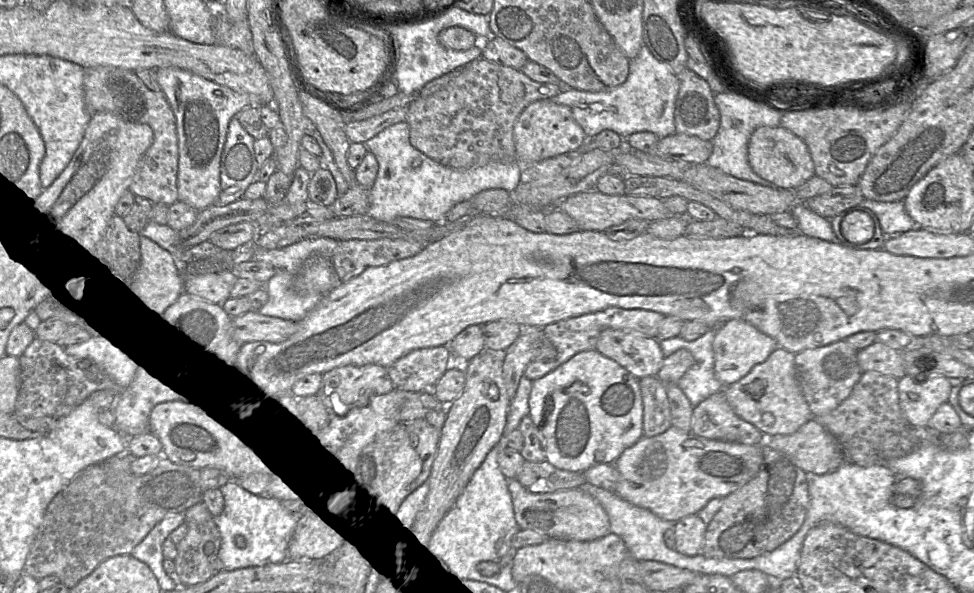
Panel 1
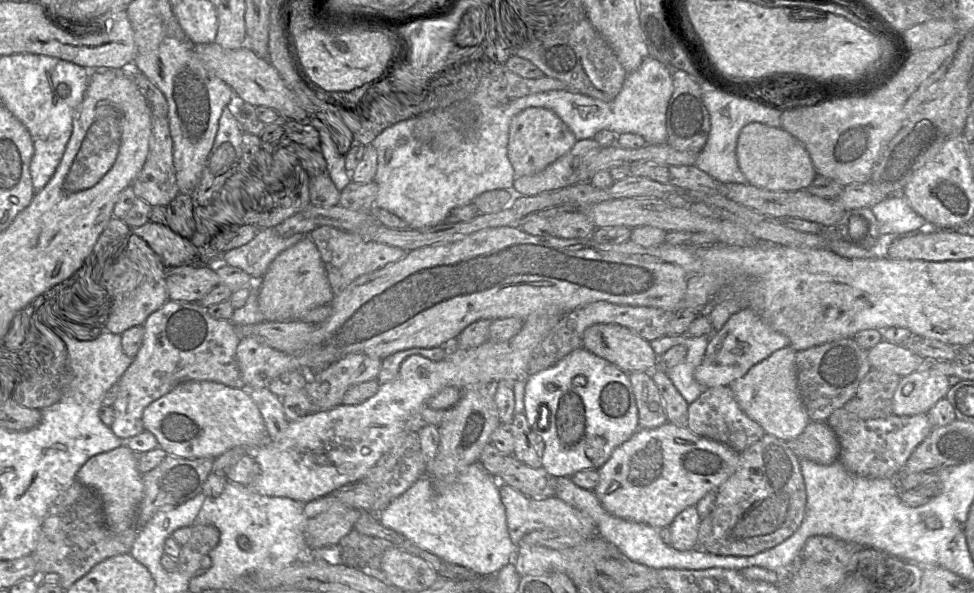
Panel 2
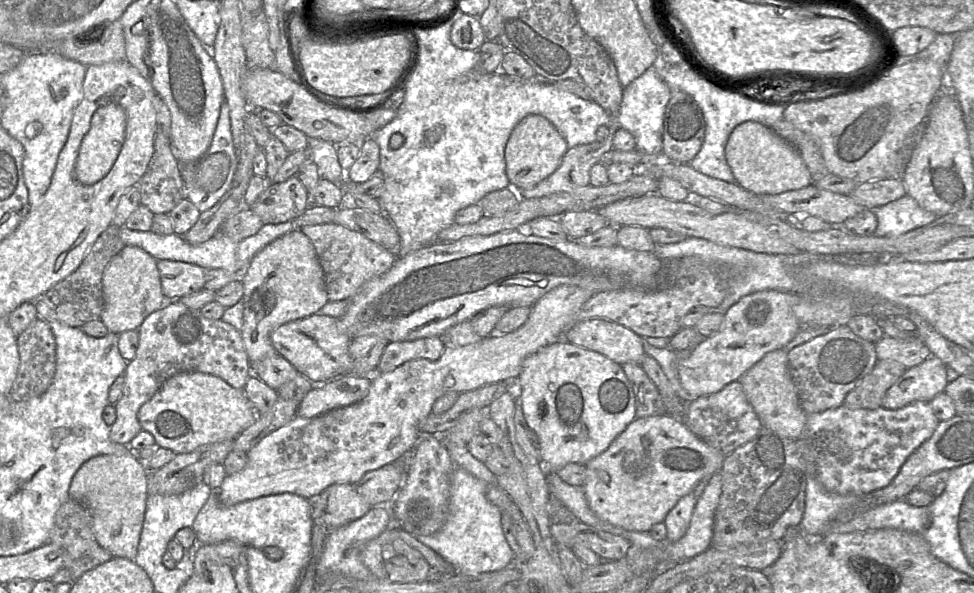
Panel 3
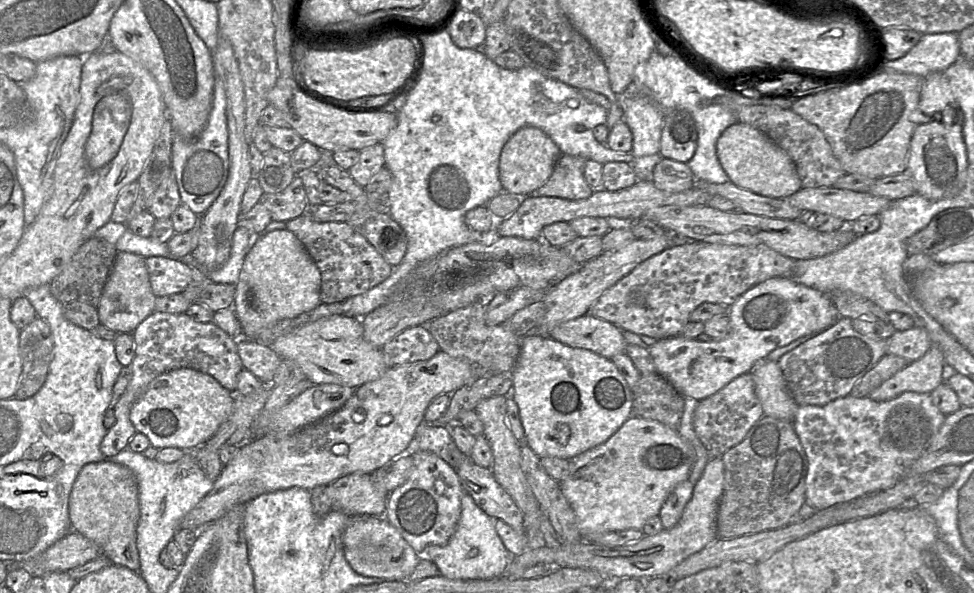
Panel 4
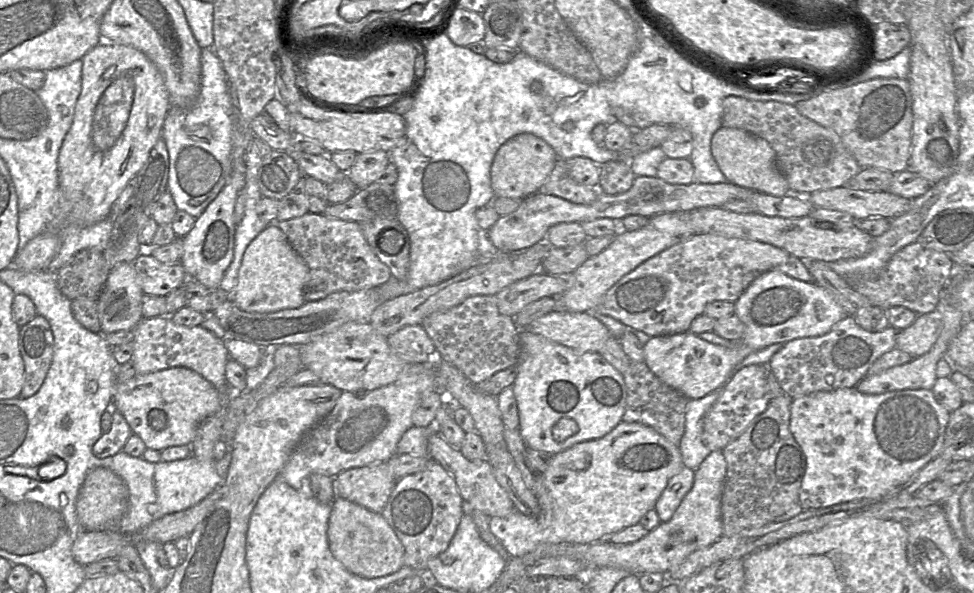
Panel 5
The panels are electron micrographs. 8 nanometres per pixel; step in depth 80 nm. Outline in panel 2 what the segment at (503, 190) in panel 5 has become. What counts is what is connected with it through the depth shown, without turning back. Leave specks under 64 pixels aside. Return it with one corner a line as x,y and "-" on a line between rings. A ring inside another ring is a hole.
530,107
516,115
510,124
508,158
515,177
534,175
559,157
567,154
577,142
574,133
551,110

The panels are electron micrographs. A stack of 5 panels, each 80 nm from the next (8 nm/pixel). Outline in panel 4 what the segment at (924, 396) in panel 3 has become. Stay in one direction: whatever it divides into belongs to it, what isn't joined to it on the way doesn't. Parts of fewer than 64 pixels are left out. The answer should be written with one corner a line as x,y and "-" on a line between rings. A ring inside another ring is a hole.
931,345
923,357
909,362
902,370
872,391
869,398
876,402
885,402
905,392
931,393
944,382
942,379
944,365
941,349

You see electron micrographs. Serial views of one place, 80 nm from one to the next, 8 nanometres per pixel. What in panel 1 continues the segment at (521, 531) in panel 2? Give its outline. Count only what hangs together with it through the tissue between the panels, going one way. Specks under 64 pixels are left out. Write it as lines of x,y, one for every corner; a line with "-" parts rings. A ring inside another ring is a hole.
517,480
508,481
515,520
520,530
534,530
549,539
591,541
611,533
609,517
602,505
581,489
535,494

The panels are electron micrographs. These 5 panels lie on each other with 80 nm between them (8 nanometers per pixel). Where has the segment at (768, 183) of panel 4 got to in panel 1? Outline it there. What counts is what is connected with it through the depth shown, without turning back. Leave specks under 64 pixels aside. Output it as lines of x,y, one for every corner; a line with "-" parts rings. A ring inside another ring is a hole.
781,127
756,128
748,142
748,162
753,171
777,188
795,189
814,174
814,164
805,142

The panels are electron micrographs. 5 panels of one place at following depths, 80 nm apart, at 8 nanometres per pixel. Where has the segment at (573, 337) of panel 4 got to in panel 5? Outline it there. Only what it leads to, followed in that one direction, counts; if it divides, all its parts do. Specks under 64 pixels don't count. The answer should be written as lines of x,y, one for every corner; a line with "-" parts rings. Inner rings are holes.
561,310
537,318
527,330
585,352
599,352
612,336
609,329
590,313

